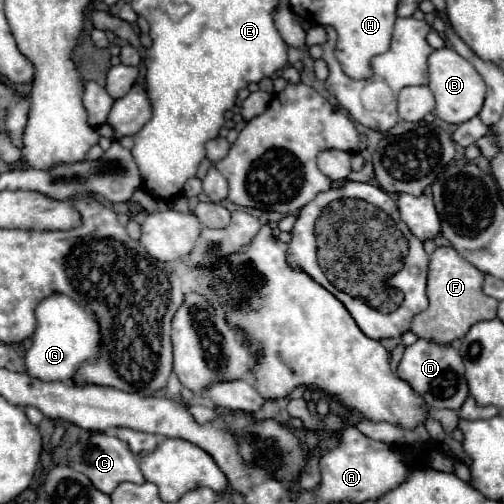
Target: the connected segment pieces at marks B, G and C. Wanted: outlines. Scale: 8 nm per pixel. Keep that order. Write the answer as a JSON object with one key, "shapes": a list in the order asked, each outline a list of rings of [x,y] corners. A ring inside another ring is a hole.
{"shapes":[[[[449,46],[433,50],[433,54],[429,56],[429,90],[433,92],[437,102],[433,114],[449,124],[463,124],[471,120],[479,114],[485,100],[485,82],[481,74],[477,74],[475,66]]],[[[53,294],[37,306],[35,316],[37,316],[37,330],[33,334],[33,344],[25,354],[25,368],[29,376],[45,382],[67,380],[73,378],[79,364],[87,360],[95,360],[99,352],[99,338],[101,338],[99,324],[77,302],[73,302],[63,294]],[[63,326],[71,326],[71,330]]],[[[95,432],[87,440],[75,442],[67,450],[65,460],[67,460],[67,466],[85,474],[93,482],[93,486],[97,490],[101,490],[103,494],[111,494],[115,490],[115,486],[121,484],[121,482],[133,482],[133,484],[143,484],[145,482],[137,456],[129,450],[129,446],[125,442],[121,442],[119,438],[109,436],[105,432]]]]}

